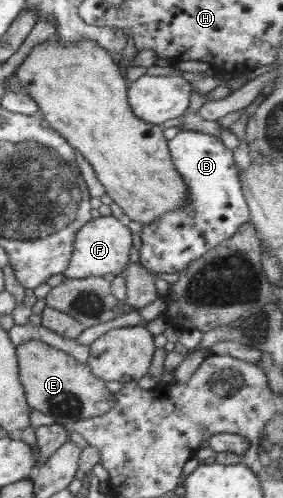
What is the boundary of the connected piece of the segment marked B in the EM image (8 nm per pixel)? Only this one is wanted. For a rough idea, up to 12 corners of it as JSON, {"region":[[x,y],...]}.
{"region":[[217,135],[168,140],[191,202],[143,225],[138,264],[182,272],[250,220]]}

